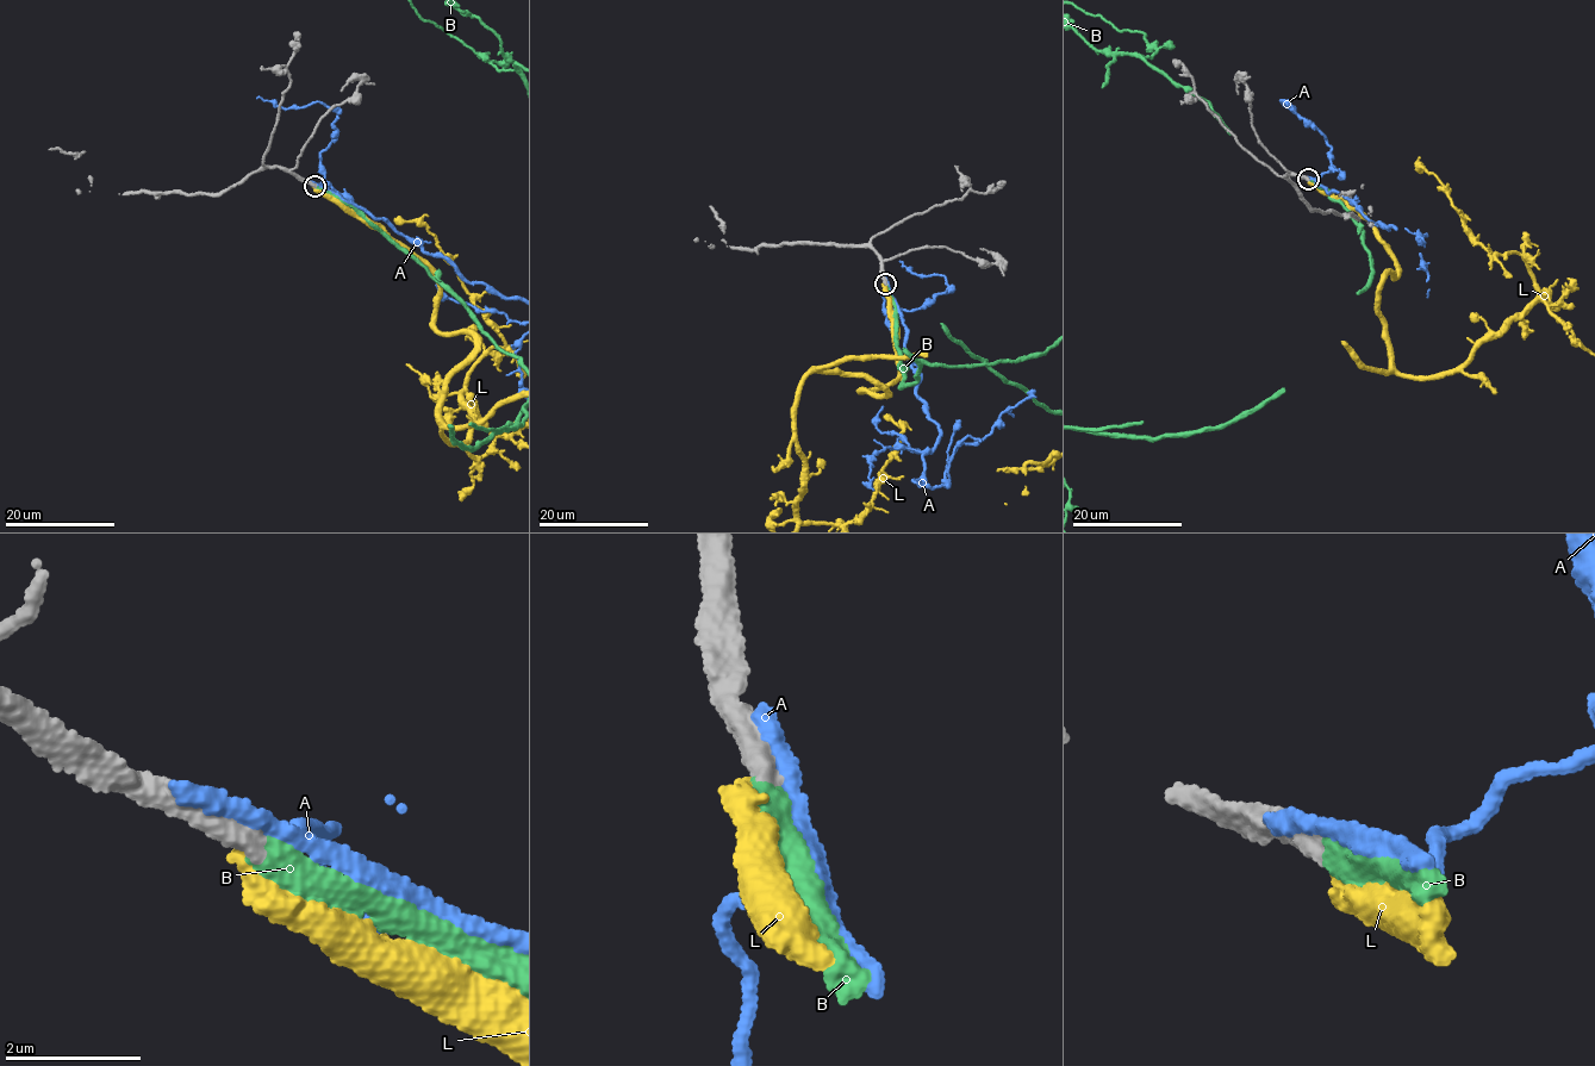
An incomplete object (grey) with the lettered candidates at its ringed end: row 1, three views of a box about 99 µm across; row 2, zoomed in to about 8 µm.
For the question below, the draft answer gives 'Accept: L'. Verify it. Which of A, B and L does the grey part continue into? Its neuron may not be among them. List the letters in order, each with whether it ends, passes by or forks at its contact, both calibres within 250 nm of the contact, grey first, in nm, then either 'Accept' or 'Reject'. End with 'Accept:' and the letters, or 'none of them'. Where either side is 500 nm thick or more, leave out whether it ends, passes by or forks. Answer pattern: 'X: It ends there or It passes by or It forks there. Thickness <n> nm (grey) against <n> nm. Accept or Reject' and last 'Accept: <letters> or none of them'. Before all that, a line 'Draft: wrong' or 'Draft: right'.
Draft: wrong
A: Thickness 500 nm (grey) against 320 nm. Reject
B: It ends there. Thickness 380 nm (grey) against 360 nm. Accept
L: It ends there. Thickness 400 nm (grey) against 340 nm. Reject
Accept: B

